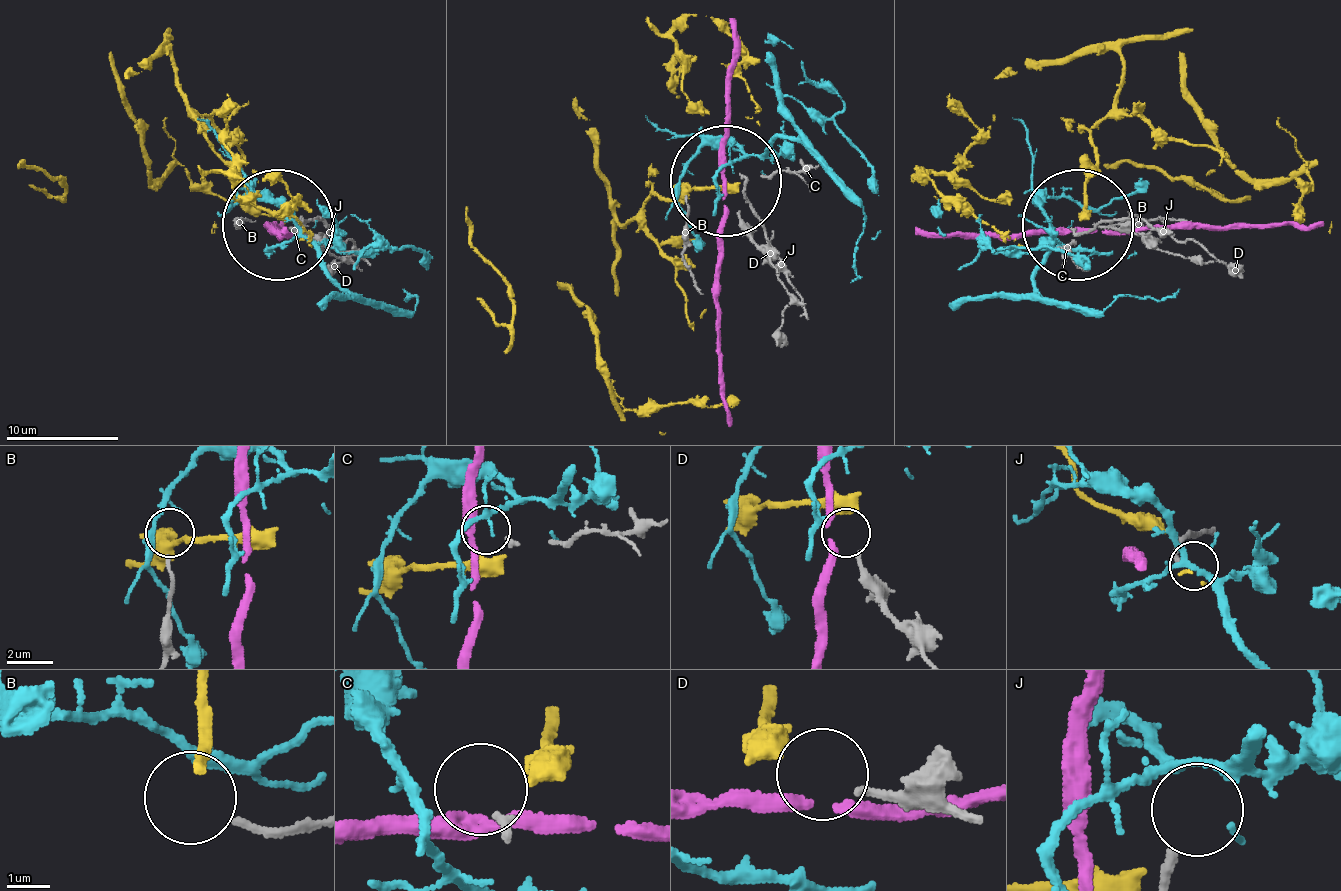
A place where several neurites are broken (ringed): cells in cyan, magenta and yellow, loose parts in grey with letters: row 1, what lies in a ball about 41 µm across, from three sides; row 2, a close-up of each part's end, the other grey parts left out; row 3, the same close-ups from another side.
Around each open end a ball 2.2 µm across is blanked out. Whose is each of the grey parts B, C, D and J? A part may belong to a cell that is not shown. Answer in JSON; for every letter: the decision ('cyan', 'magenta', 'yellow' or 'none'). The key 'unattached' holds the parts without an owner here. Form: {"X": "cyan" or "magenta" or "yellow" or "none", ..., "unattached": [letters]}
{"B": "none", "C": "none", "D": "yellow", "J": "cyan", "unattached": ["B", "C"]}

